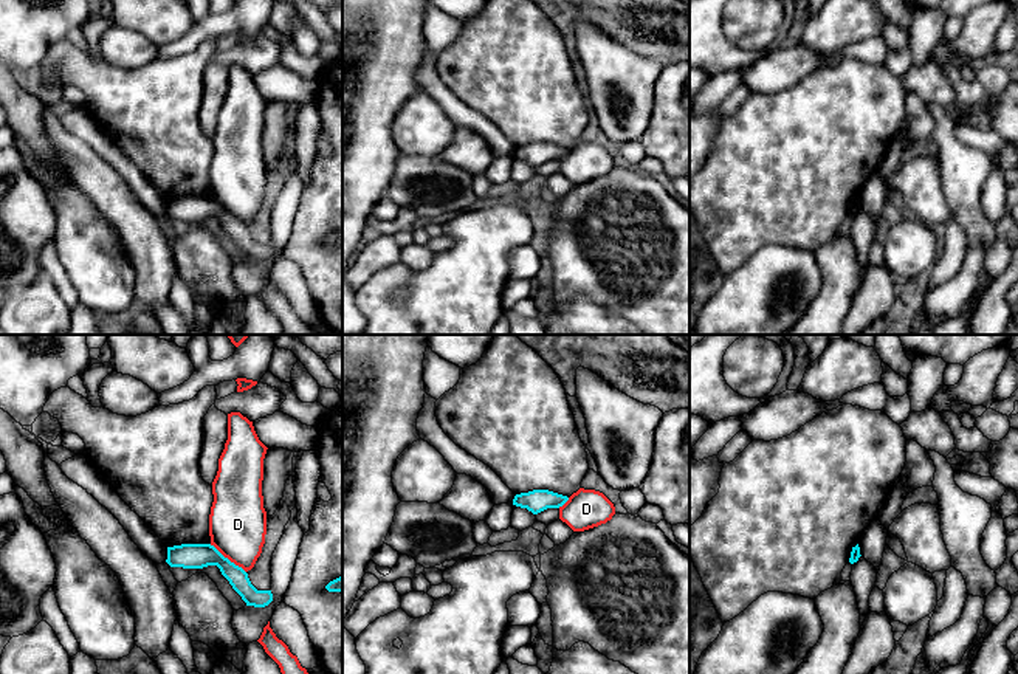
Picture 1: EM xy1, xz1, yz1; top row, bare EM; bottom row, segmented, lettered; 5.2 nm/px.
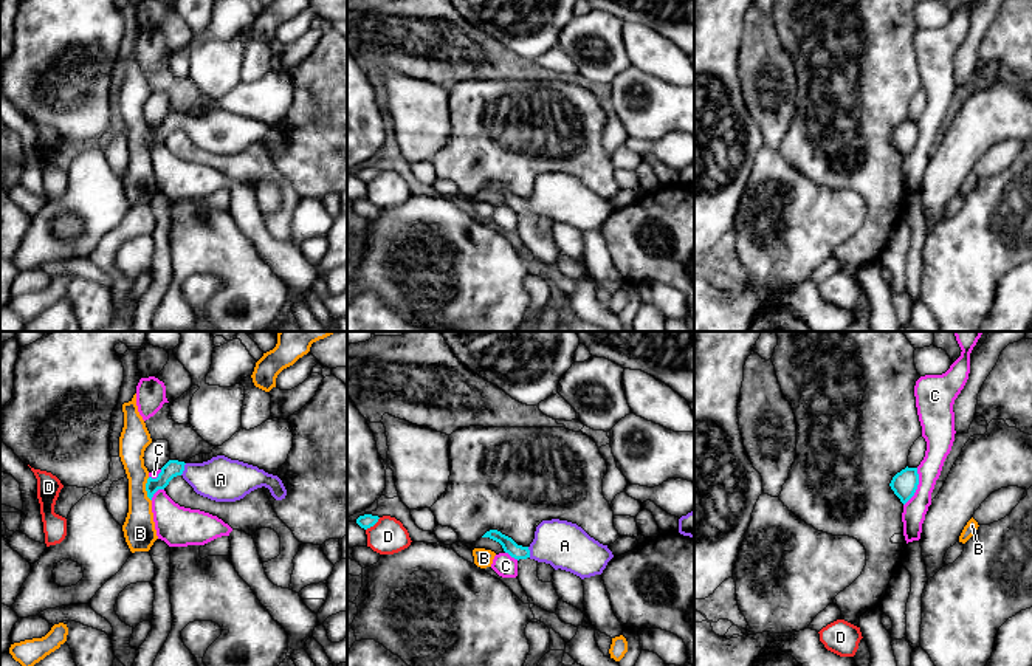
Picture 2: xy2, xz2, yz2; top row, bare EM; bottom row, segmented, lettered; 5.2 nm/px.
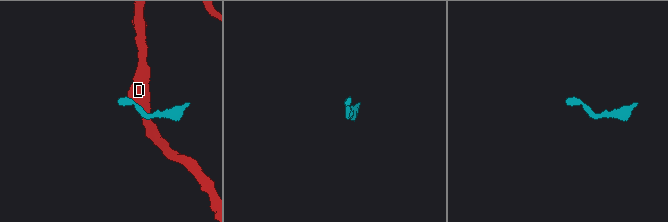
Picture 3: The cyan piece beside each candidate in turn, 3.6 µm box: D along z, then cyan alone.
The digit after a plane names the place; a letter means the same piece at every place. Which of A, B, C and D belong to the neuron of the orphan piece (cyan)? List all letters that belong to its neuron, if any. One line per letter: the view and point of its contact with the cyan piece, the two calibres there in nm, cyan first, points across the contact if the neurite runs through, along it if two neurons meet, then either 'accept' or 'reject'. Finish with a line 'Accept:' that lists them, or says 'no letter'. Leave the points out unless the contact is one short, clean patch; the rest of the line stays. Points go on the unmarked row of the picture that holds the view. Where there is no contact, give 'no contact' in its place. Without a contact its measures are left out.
A: meets cyan in xy2 at (183, 123); 90 nm thick on the cyan side, 240 nm on the other; runs through xy2 (172, 121), (183, 123), (206, 132), (220, 132); accept
B: meets cyan in xy2 at (146, 143); 90 nm thick on the cyan side, 170 nm on the other; border along xy2 (147, 130), (146, 149), (151, 154); reject
C: meets cyan in yz2 at (916, 140); 140 nm thick on the cyan side, 130 nm on the other; border along yz2 (918, 121), (918, 141), (904, 158); reject
D: meets cyan in xy1 at (226, 211); 130 nm thick on the cyan side, 300 nm on the other; border along xy1 (209, 197), (245, 225); reject
Accept: A

